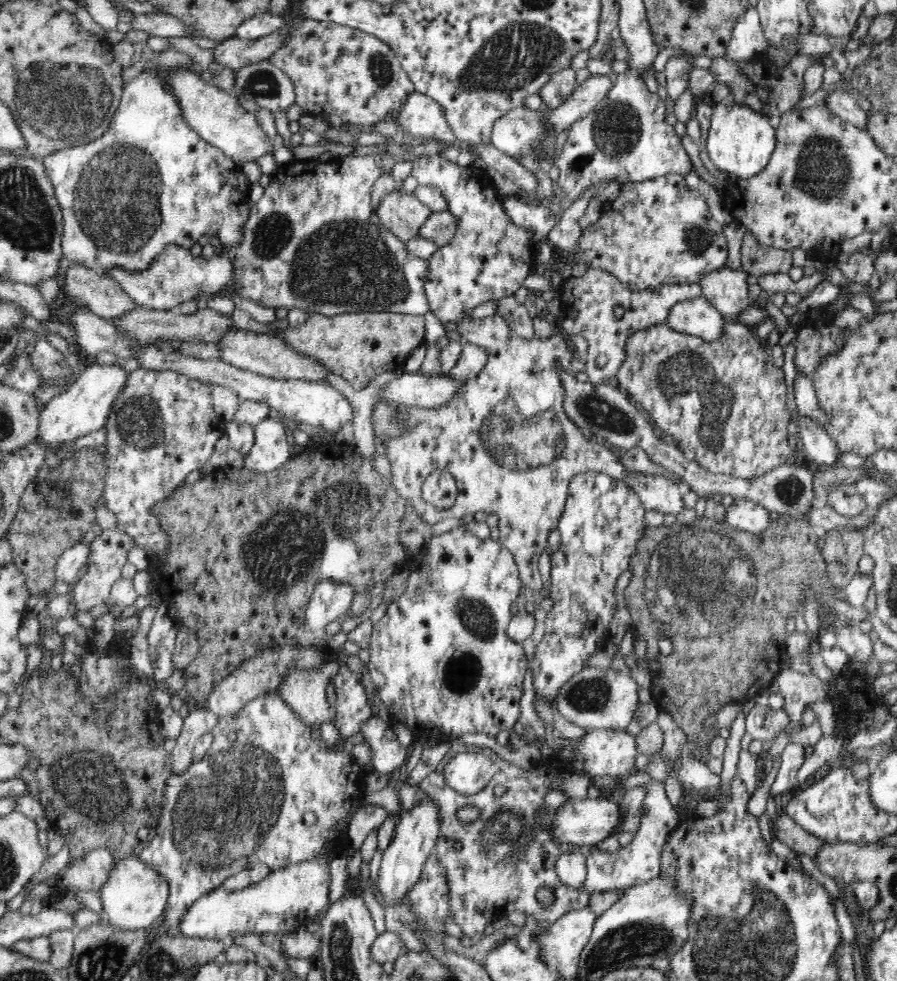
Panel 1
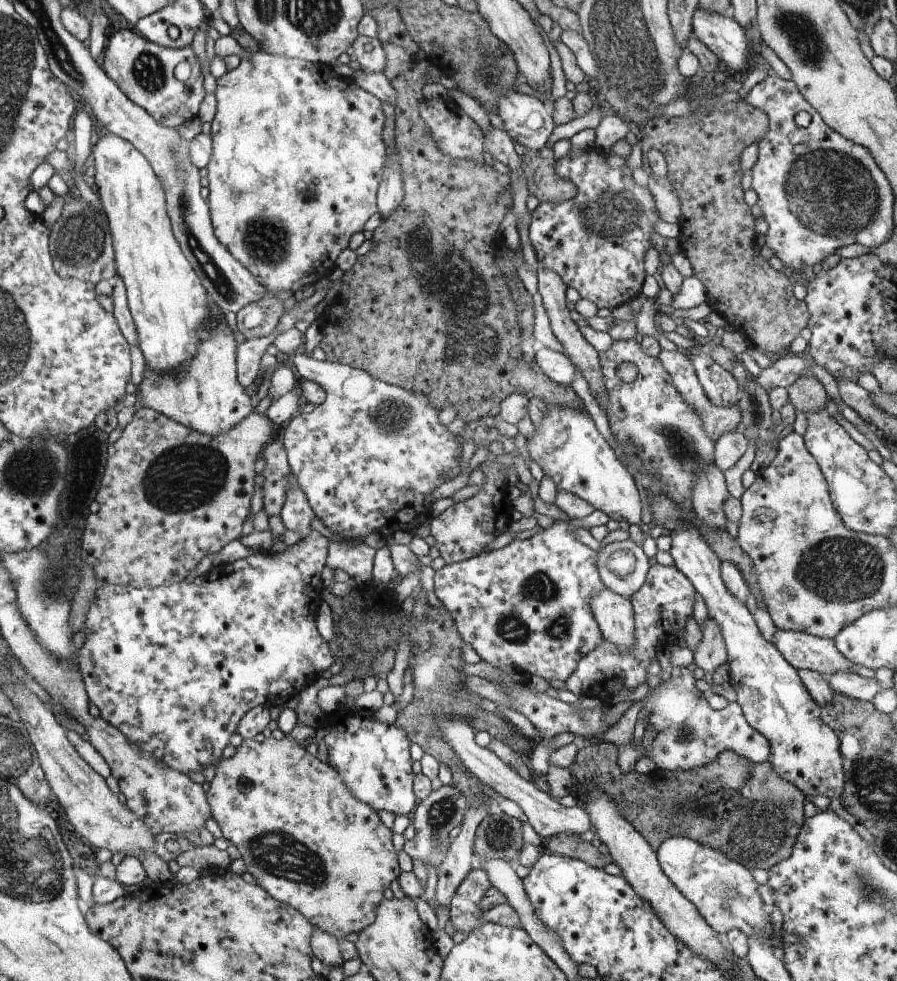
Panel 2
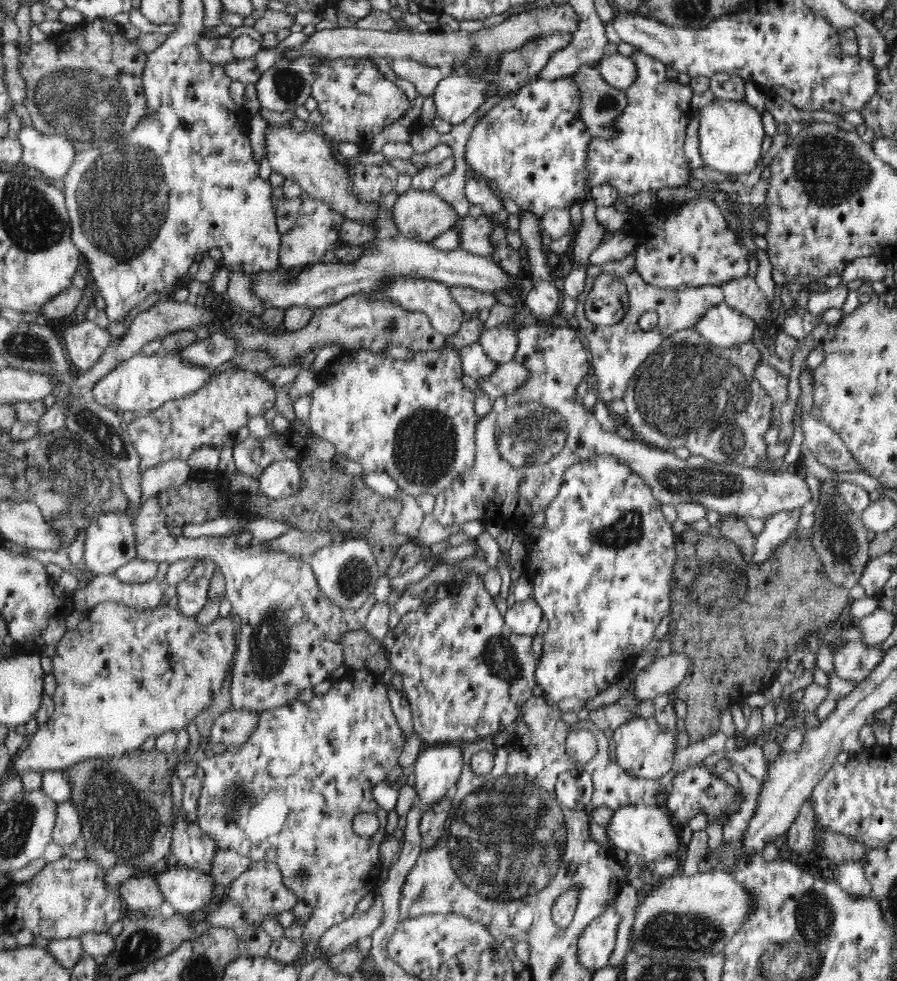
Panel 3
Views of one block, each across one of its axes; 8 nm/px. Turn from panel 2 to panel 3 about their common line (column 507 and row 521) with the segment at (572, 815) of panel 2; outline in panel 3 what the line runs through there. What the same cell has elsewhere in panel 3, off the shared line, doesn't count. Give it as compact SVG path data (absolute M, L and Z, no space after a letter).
M800 510L780 511L765 518L764 530L756 537L756 550L753 554L756 564L764 562L772 548L776 548L776 545L788 540L790 534L799 527L799 516Z

